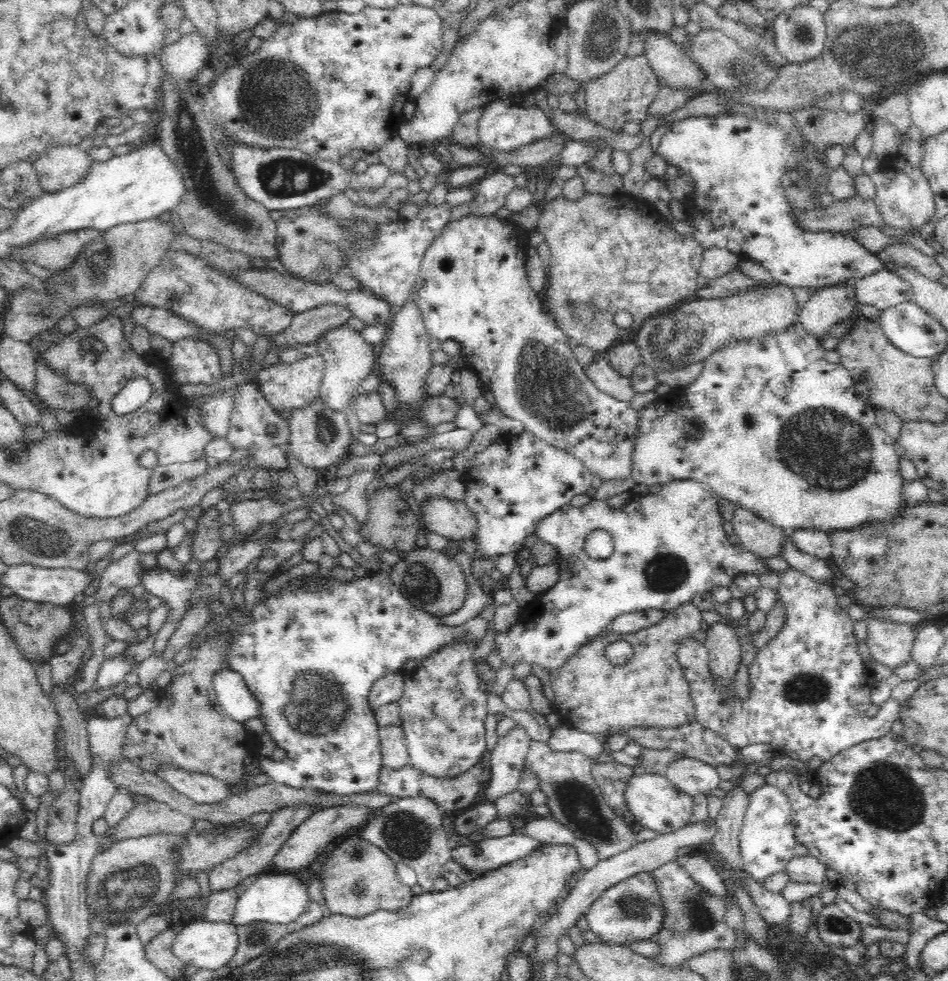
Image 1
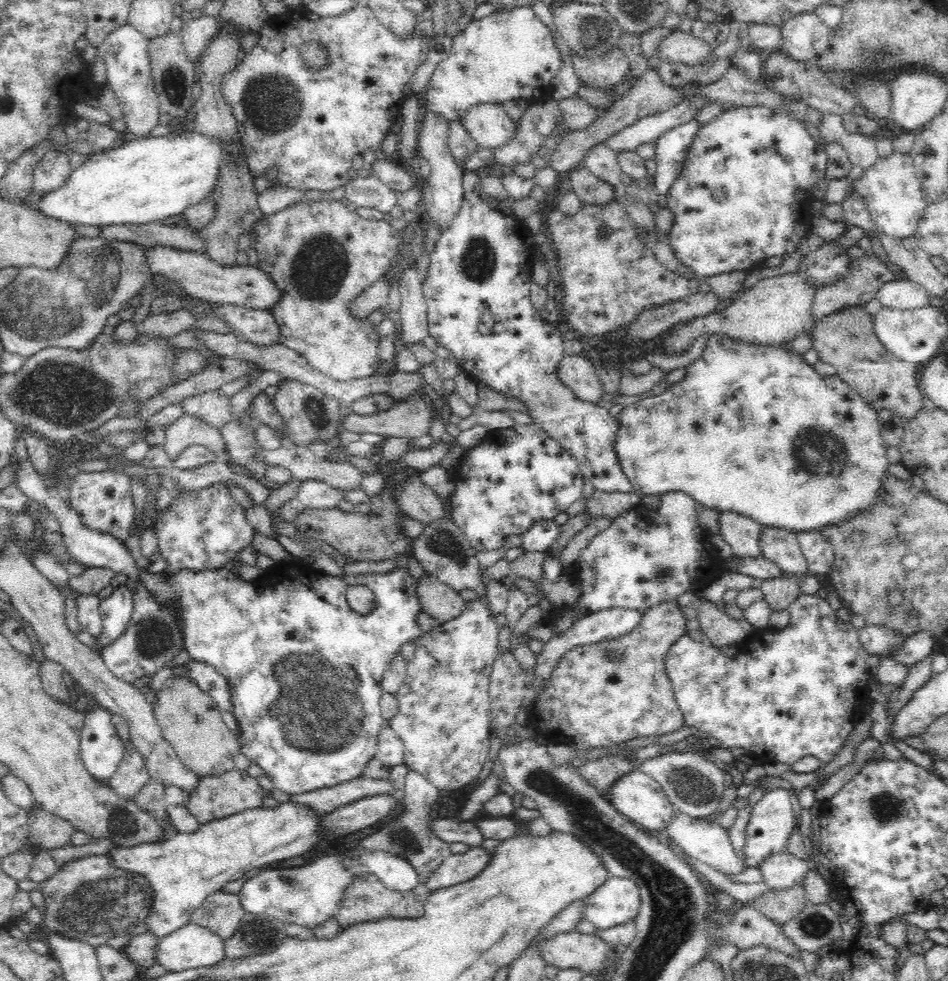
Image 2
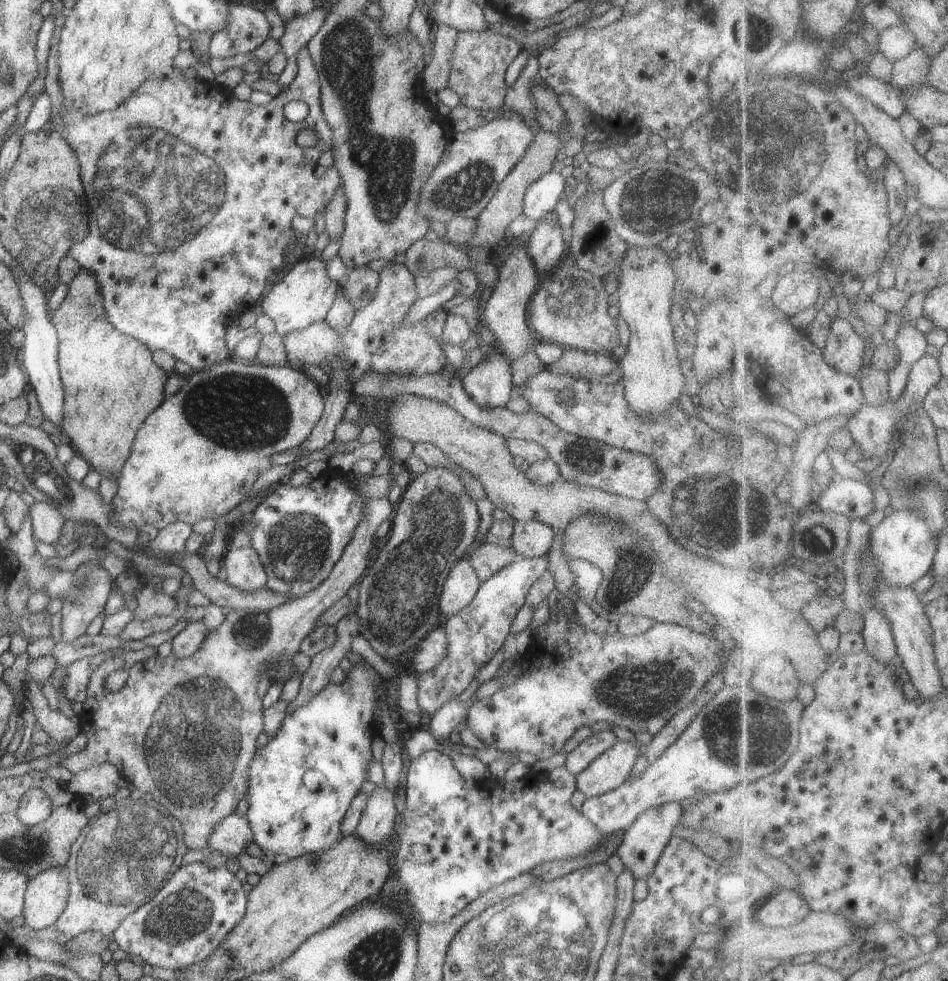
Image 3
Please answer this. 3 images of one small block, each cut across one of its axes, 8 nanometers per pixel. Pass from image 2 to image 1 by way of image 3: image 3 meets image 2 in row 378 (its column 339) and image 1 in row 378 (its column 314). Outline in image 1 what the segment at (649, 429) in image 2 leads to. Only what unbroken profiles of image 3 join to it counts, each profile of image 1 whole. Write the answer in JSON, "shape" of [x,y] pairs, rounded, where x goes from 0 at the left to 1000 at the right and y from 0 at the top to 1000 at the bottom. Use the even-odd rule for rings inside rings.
{"shape":[[[842,328],[831,336],[812,339],[804,345],[794,345],[788,348],[767,349],[759,356],[753,358],[742,367],[739,383],[736,383],[726,393],[715,394],[711,400],[705,400],[696,405],[694,410],[684,411],[673,419],[674,431],[672,434],[669,459],[667,462],[666,486],[670,493],[705,493],[709,489],[733,489],[747,494],[749,499],[764,510],[772,512],[777,517],[786,518],[800,525],[804,530],[824,538],[828,542],[842,539],[857,539],[868,541],[897,540],[911,533],[926,530],[926,532],[942,531],[950,522],[951,485],[947,478],[949,464],[945,461],[945,448],[930,438],[923,427],[923,415],[917,407],[903,400],[903,387],[897,384],[896,377],[886,370],[876,370],[870,366],[870,357],[867,349],[857,343]],[[696,417],[701,420],[715,421],[714,426],[703,426],[692,421]]]}

